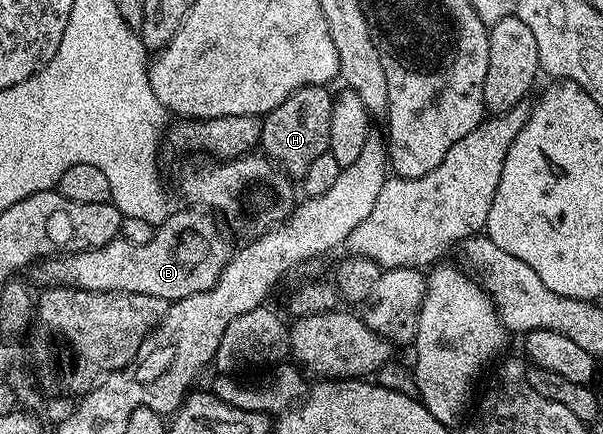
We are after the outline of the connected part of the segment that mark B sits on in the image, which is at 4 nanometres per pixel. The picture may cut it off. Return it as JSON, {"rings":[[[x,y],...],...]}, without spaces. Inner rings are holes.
{"rings":[[[170,212],[163,224],[156,226],[151,243],[136,245],[118,239],[91,251],[42,260],[32,270],[33,277],[45,287],[64,285],[96,293],[151,295],[170,303],[187,295],[199,295],[217,285],[219,275],[231,260],[231,248],[224,235],[211,218],[204,217],[209,215],[201,213]]]}

